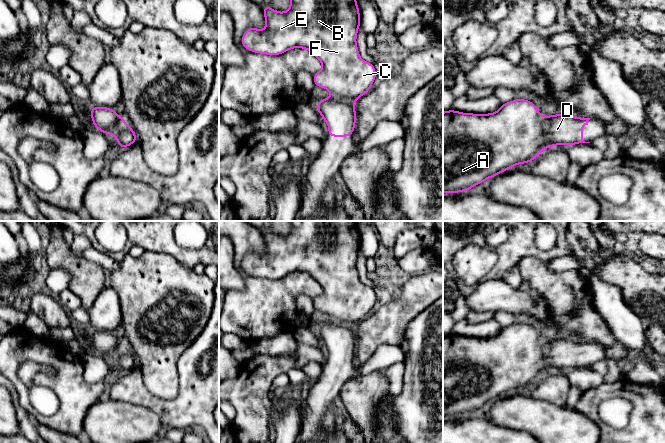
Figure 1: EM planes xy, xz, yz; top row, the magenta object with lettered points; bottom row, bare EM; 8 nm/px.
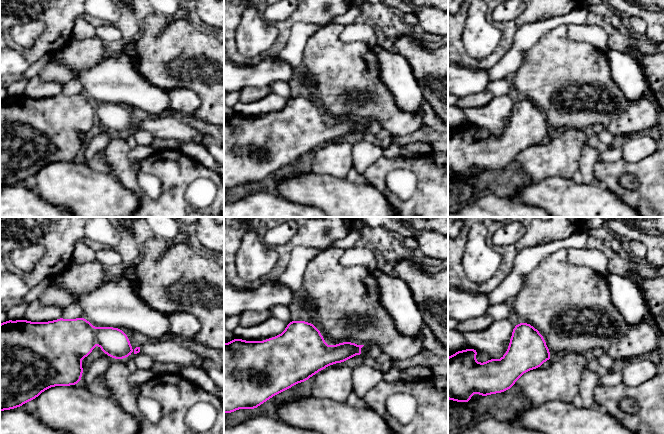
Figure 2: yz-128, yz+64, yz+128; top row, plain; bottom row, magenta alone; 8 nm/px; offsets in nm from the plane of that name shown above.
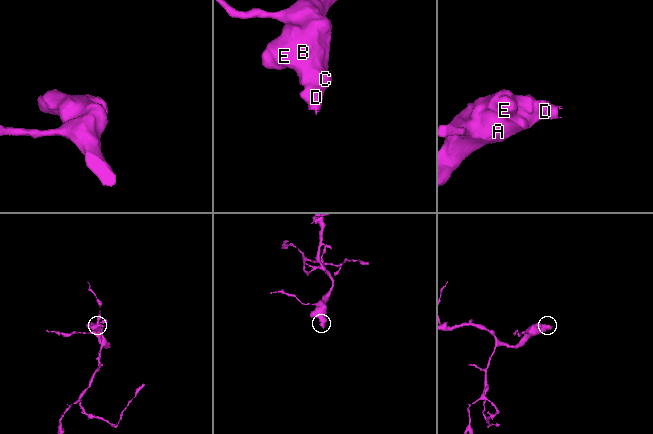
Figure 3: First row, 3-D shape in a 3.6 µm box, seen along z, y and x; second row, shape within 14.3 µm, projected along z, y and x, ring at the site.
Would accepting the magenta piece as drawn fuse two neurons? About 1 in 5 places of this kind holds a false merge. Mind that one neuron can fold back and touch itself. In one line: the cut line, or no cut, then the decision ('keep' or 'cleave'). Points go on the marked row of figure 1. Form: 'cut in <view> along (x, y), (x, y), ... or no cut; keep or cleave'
no cut; keep

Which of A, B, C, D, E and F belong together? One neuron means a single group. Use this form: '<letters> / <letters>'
A B C D E F

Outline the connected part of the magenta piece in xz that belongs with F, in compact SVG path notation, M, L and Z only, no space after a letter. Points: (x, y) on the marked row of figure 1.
M290 0L290 7L285 12L274 10L270 6L262 7L266 27L260 30L248 28L241 39L241 46L250 52L265 55L281 55L284 52L302 48L310 51L322 64L322 69L313 75L315 86L327 89L332 96L317 102L317 111L326 122L329 132L327 137L349 137L355 131L355 101L365 95L377 77L374 64L364 61L357 47L357 33L361 25L360 11L356 0Z

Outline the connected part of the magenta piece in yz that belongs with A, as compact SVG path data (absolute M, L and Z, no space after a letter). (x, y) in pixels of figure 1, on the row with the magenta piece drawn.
M516 98L502 103L493 113L475 114L455 110L443 112L443 193L460 193L510 170L519 164L531 163L543 150L557 145L572 146L590 143L583 140L583 125L590 118L574 117L570 114L554 114L543 117L535 104L526 99Z

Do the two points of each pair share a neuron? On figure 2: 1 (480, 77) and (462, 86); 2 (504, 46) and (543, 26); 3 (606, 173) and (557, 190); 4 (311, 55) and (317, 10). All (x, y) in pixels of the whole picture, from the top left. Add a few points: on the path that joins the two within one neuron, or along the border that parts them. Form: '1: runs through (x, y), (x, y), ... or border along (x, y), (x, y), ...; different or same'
1: runs through (476, 81), (466, 82); same
2: border along (528, 23), (517, 29), (511, 47), (499, 60); different
3: border along (595, 180), (614, 194); different
4: border along (327, 24), (323, 27); different

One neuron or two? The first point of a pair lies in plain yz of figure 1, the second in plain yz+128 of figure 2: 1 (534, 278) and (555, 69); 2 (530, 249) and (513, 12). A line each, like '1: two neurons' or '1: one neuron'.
1: one neuron
2: two neurons

